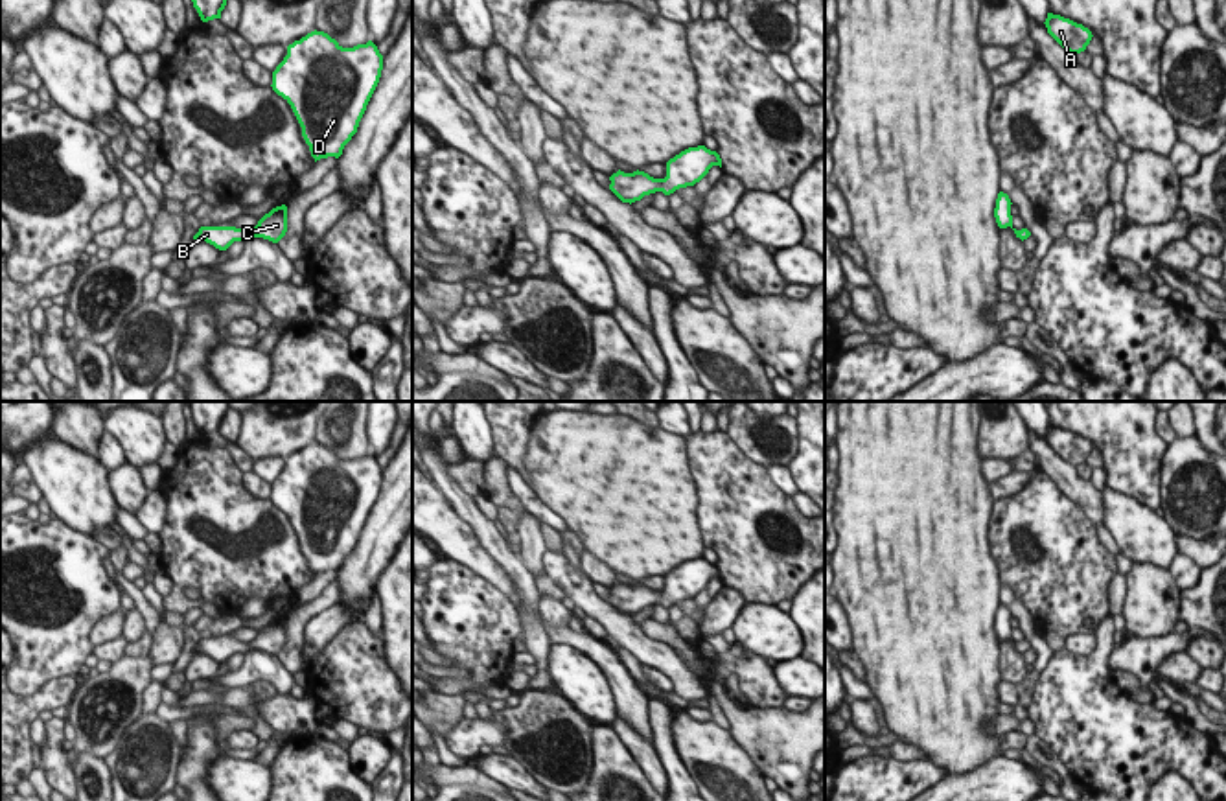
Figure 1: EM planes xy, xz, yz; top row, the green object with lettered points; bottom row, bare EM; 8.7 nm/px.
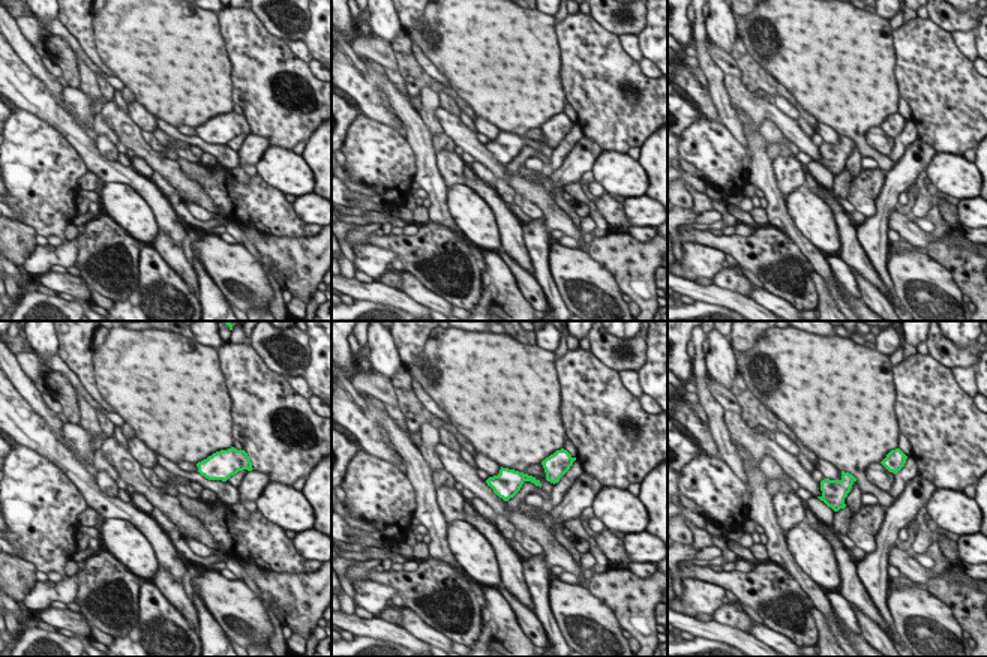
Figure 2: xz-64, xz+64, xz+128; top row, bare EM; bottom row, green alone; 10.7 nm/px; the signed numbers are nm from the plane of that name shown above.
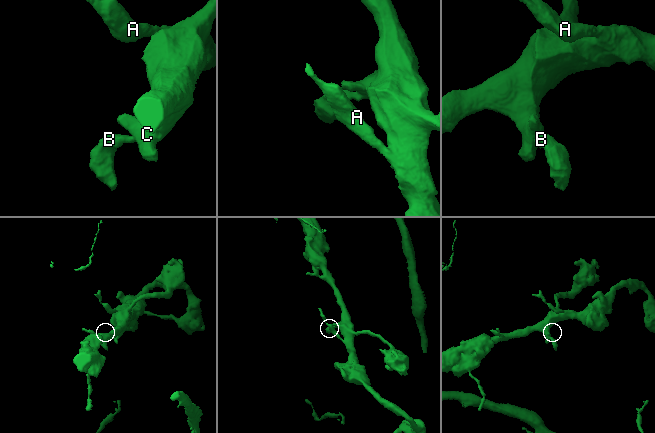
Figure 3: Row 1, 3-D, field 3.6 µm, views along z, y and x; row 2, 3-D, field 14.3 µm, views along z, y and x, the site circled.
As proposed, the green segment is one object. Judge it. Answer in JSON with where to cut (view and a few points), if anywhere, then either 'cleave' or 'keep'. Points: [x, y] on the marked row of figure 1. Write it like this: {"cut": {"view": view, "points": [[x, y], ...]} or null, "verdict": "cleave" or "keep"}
{"cut": null, "verdict": "keep"}

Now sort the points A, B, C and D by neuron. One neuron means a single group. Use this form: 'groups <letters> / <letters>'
groups A B C D

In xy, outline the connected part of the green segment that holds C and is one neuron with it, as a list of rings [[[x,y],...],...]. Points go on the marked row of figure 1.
[[[276,206],[265,214],[252,230],[236,226],[201,226],[193,236],[195,241],[206,241],[219,250],[226,250],[234,241],[263,238],[278,243],[287,232],[287,206]]]

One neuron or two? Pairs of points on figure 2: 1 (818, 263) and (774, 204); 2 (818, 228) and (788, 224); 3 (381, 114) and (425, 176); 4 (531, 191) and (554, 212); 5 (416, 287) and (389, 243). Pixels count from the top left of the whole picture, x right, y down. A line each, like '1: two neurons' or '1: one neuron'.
1: one neuron
2: two neurons
3: two neurons
4: one neuron
5: two neurons

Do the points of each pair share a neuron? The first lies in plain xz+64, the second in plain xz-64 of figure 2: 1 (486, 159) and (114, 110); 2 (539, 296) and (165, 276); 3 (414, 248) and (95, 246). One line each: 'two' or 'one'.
1: one
2: two
3: one

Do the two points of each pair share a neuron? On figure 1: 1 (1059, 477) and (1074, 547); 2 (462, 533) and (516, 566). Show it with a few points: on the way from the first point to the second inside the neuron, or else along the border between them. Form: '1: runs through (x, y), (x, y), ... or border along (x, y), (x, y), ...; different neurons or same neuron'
1: border along (1037, 464), (1092, 523); different neurons
2: border along (459, 512), (512, 580); different neurons

